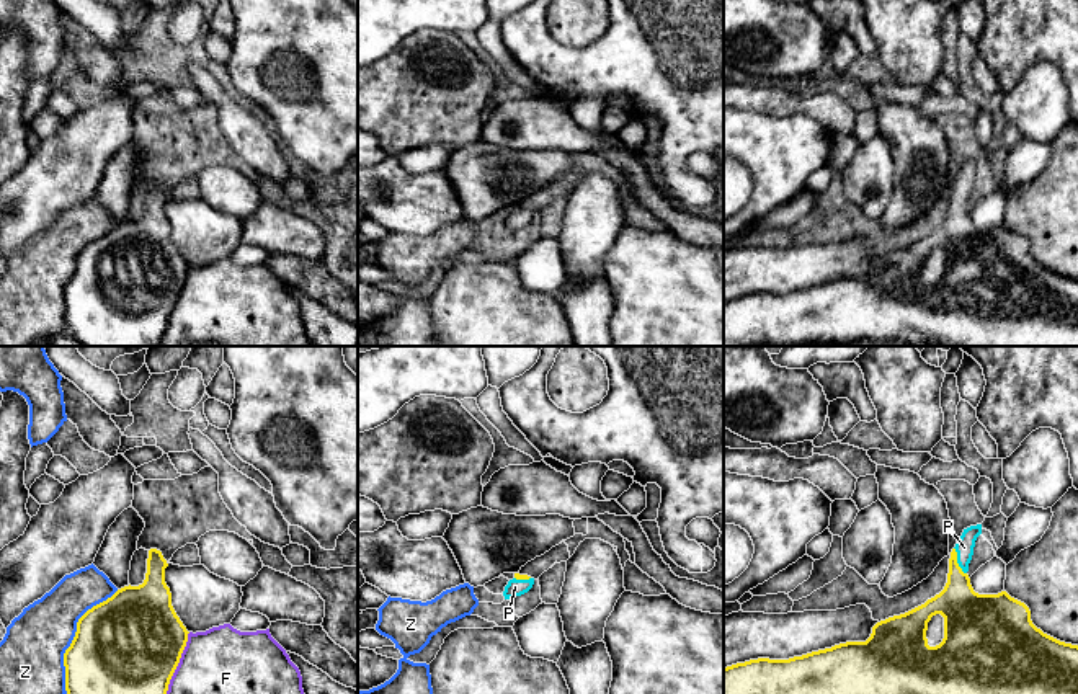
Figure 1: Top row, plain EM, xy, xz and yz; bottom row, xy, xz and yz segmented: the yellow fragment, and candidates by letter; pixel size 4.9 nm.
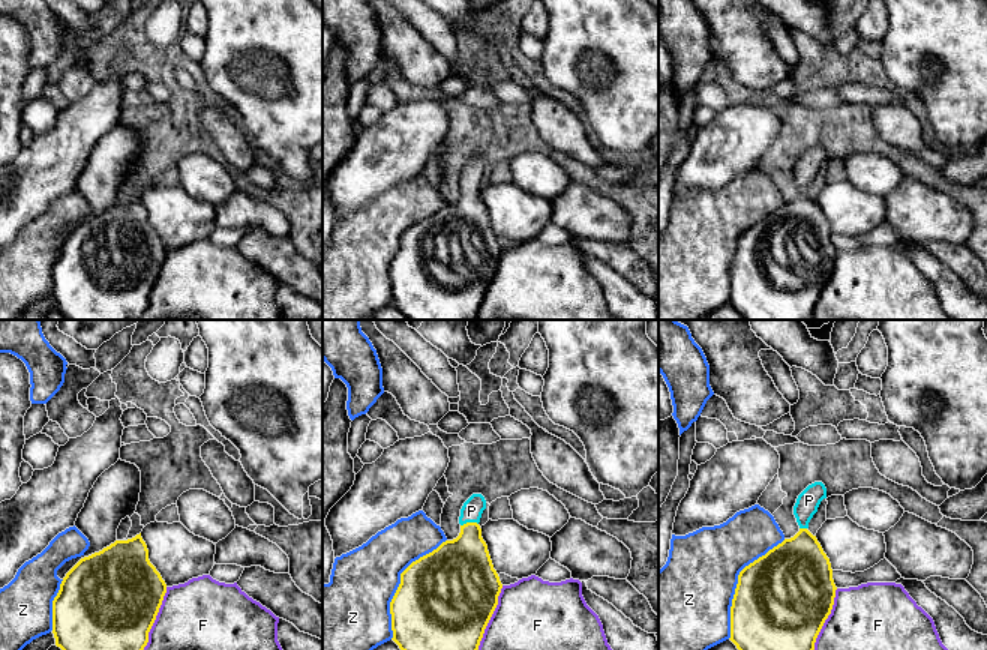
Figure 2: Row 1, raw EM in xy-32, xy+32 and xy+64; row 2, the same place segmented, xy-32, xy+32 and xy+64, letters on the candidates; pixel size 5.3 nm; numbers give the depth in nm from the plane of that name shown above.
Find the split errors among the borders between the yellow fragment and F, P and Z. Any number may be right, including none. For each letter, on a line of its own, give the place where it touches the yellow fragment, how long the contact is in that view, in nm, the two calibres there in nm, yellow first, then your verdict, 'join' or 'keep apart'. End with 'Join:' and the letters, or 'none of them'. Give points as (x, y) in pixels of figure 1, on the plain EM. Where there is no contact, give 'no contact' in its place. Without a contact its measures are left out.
F: xy (173, 306) | 420 nm | 500/500 nm | keep apart
P: yz (956, 195) | 150 nm | 200/90 nm | join
Z: xy (74, 271) | 600 nm | 500/320 nm | keep apart
Join: P

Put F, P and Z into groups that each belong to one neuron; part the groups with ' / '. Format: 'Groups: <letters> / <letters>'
Groups: F Z / P

